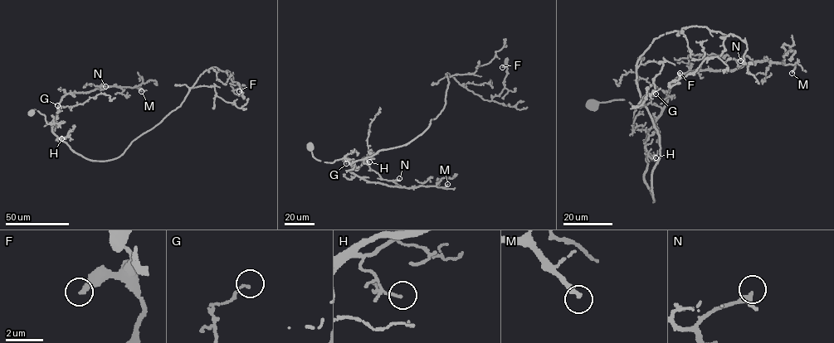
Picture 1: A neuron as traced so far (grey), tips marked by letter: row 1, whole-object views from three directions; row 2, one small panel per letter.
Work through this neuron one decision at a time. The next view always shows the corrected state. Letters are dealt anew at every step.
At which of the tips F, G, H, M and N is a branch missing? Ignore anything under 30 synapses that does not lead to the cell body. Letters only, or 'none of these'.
M

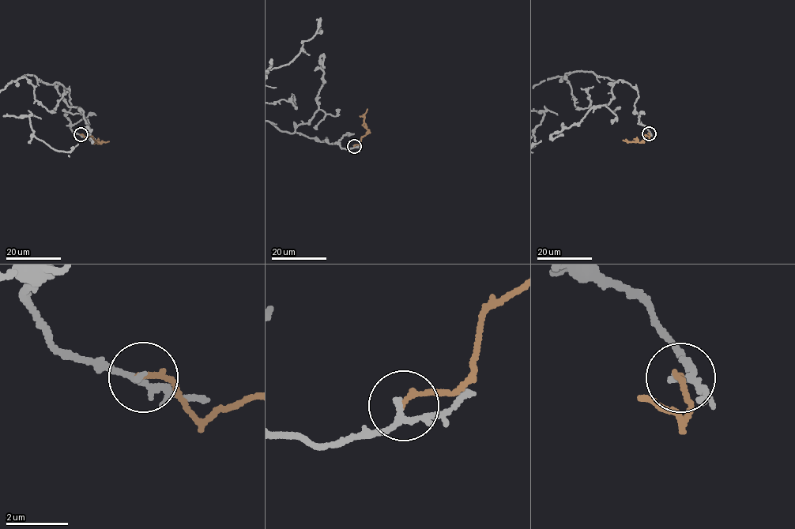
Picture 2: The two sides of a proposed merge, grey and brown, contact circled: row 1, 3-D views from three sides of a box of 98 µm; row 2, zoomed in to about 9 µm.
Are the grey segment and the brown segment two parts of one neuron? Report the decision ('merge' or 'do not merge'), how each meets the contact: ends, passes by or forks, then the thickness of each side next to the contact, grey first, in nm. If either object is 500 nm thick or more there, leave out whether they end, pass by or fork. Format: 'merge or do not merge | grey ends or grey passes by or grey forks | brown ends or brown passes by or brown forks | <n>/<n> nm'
do not merge | grey forks | brown ends | 150/170 nm

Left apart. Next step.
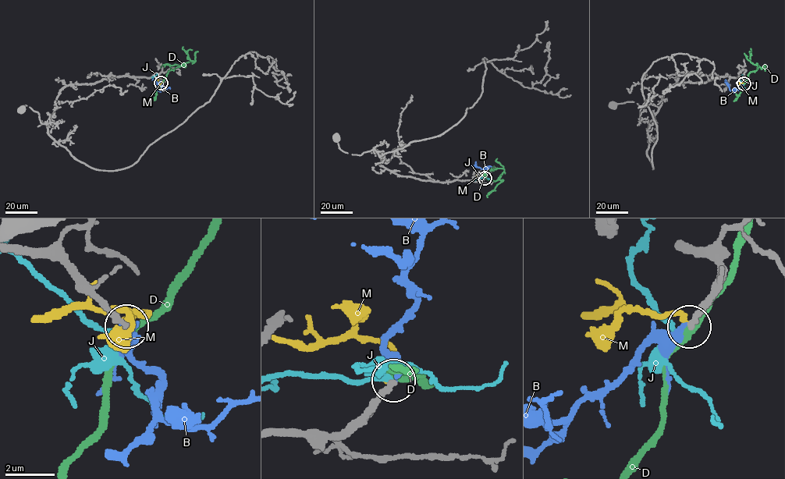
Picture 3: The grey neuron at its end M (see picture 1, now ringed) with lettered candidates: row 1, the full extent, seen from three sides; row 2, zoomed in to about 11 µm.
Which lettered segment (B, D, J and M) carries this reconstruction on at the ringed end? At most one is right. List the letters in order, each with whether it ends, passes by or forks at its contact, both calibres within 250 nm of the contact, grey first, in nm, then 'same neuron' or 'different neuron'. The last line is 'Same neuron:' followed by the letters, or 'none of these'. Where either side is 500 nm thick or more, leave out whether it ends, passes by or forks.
B: it ends; calibres 260 and 480 nm; same neuron
D: it passes by; calibres 240 and 240 nm; different neuron
J: it passes by; calibres 260 and 280 nm; different neuron
M: it ends; calibres 280 and 200 nm; different neuron
Same neuron: B

